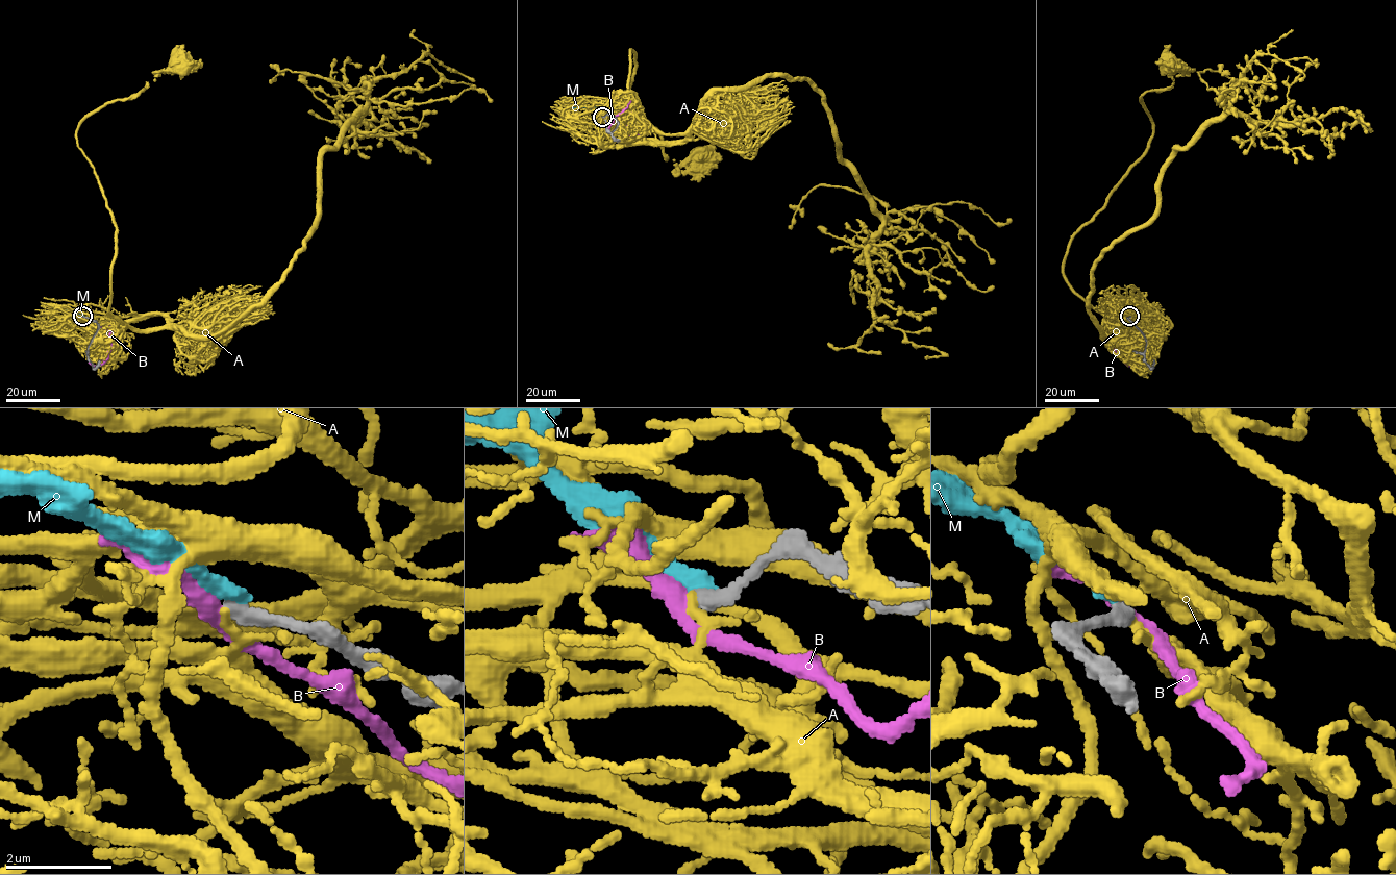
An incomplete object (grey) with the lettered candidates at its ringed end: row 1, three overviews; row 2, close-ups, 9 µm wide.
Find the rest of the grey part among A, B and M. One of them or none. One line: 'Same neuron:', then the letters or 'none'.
Same neuron: none

